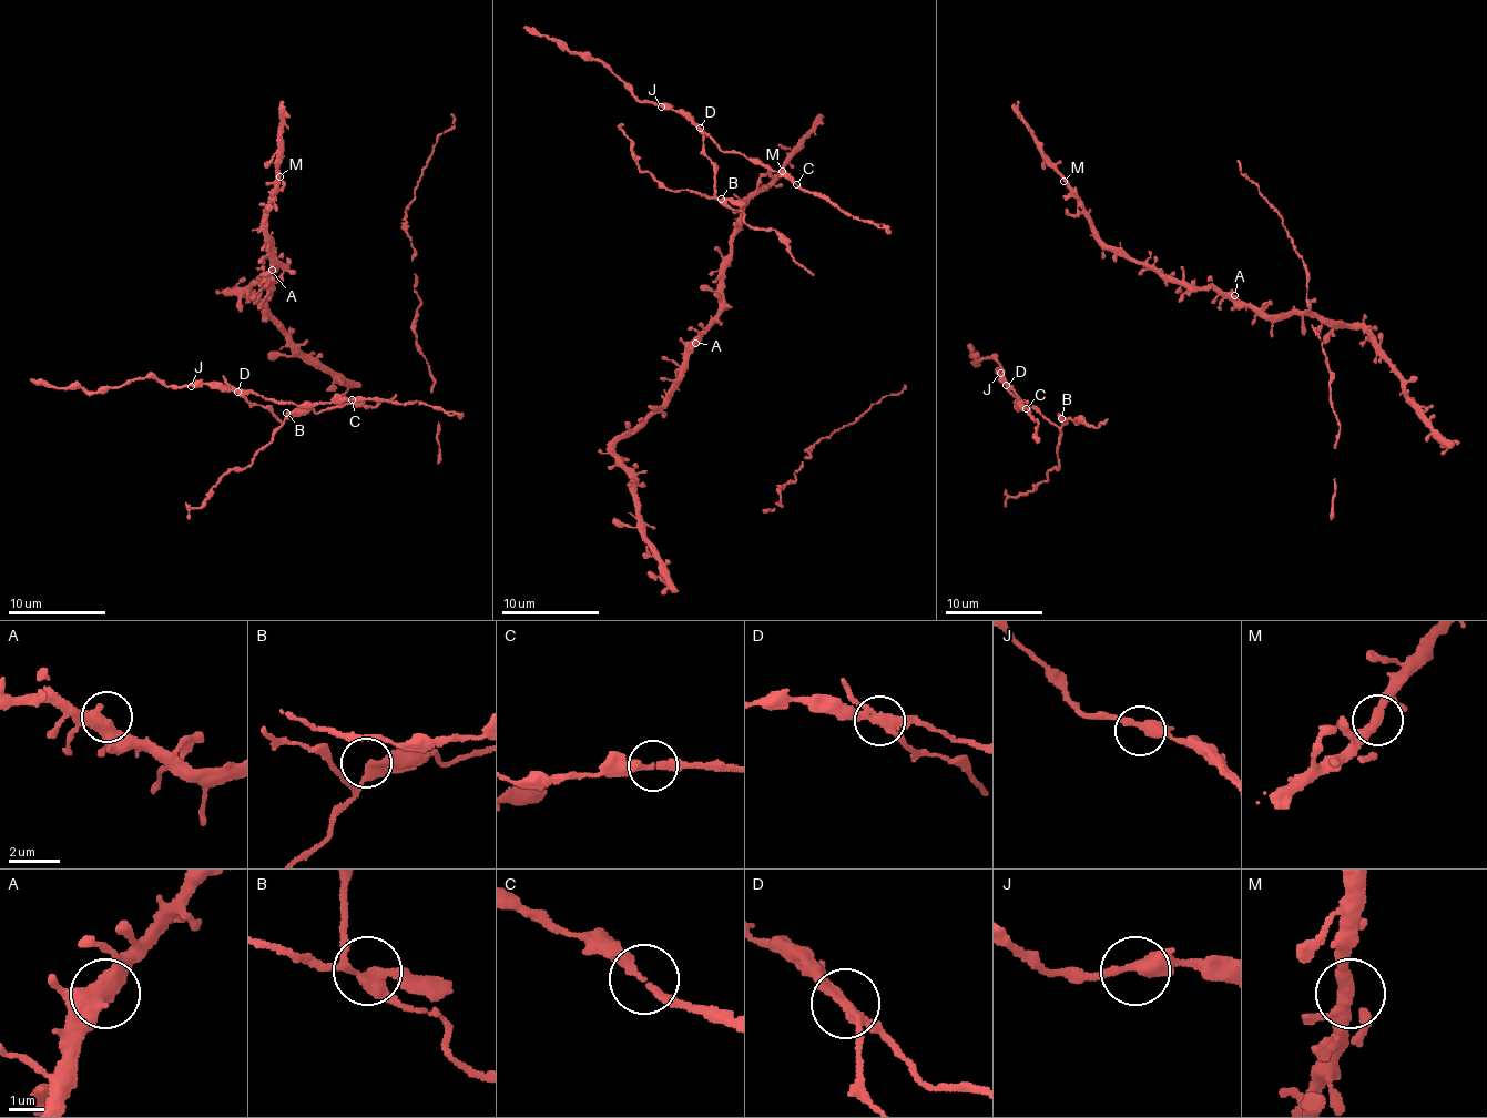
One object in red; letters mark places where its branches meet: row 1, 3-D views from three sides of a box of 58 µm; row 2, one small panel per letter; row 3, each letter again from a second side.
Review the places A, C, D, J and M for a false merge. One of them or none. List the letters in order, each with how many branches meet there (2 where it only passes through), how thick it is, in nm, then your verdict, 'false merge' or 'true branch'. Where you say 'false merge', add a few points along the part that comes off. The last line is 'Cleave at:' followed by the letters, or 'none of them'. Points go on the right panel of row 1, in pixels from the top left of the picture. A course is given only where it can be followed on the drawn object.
A: 3 branches meet; 400 nm thick; true branch
C: 2 branches meet; 240 nm thick; true branch
D: 3 branches meet; 260 nm thick; false merge; foreign part runs (1007, 385), (1061, 434), (1059, 465), (1042, 481), (1009, 498), (1004, 506)
J: 3 branches meet; 280 nm thick; true branch
M: 3 branches meet; 240 nm thick; true branch
Cleave at: D

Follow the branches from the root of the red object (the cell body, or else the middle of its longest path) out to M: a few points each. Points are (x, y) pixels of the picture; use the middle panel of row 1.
M: (696, 338), (719, 311), (721, 274), (724, 257), (730, 253), (736, 220), (747, 203), (782, 171)

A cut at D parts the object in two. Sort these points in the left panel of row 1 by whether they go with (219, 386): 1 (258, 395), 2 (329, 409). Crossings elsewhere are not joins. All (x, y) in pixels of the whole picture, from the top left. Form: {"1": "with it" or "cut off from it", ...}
{"1": "with it", "2": "cut off from it"}

